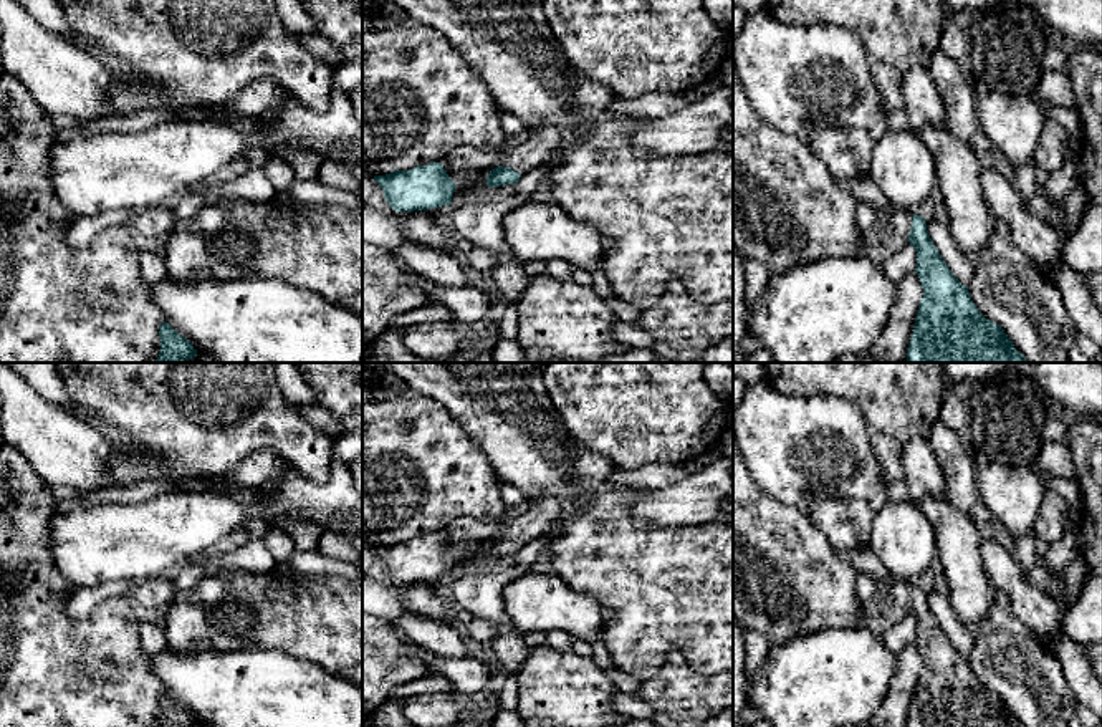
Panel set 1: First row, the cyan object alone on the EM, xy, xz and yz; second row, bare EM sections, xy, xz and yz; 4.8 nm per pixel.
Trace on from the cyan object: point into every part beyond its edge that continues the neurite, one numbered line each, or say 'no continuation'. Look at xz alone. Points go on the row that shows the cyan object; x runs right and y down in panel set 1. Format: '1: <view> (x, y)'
1: xz (540, 144)

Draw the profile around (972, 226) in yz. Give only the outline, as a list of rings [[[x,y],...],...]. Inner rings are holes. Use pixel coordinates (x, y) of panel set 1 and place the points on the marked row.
[[[945,126],[923,128],[918,136],[937,164],[941,204],[948,212],[953,243],[965,257],[978,260],[993,250],[998,224],[981,189],[983,162]]]

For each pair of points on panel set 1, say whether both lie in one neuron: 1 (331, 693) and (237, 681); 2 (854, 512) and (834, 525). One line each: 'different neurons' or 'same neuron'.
1: same neuron
2: same neuron

